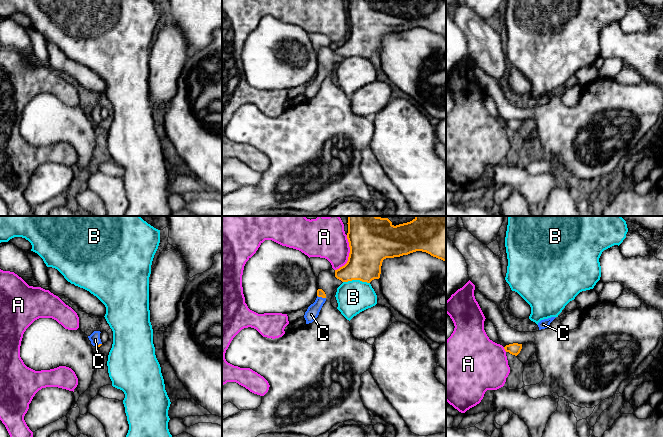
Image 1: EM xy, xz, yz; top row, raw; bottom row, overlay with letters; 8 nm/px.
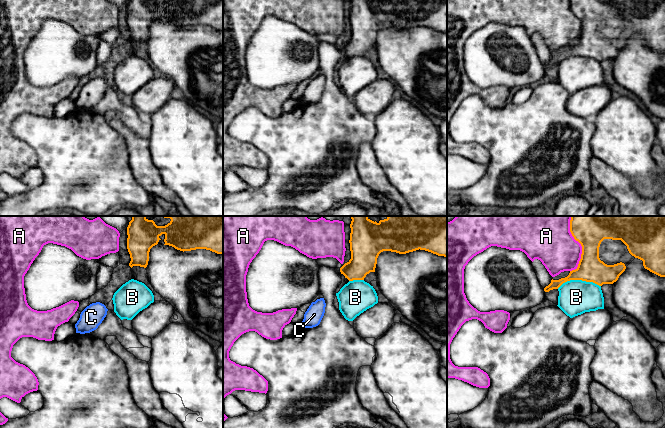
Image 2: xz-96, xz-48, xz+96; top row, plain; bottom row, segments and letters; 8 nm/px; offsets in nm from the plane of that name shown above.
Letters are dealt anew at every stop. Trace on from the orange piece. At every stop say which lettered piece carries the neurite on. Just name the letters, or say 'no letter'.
C

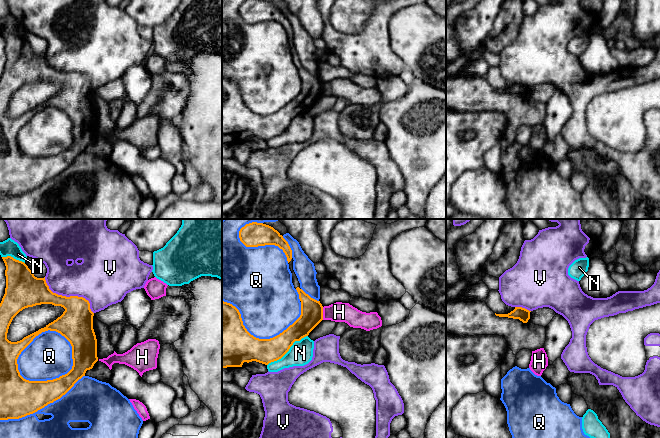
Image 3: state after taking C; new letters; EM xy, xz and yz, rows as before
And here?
no letter

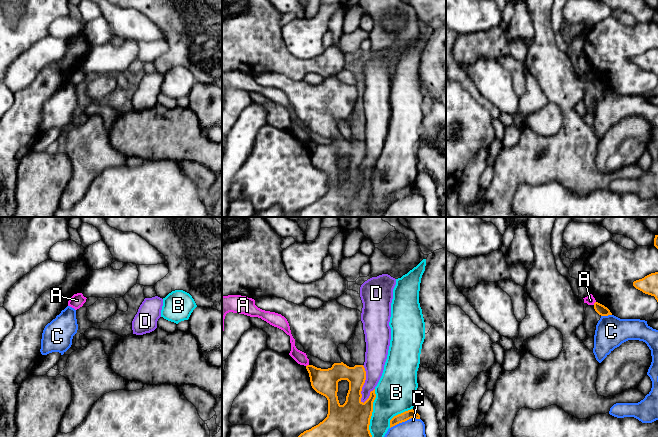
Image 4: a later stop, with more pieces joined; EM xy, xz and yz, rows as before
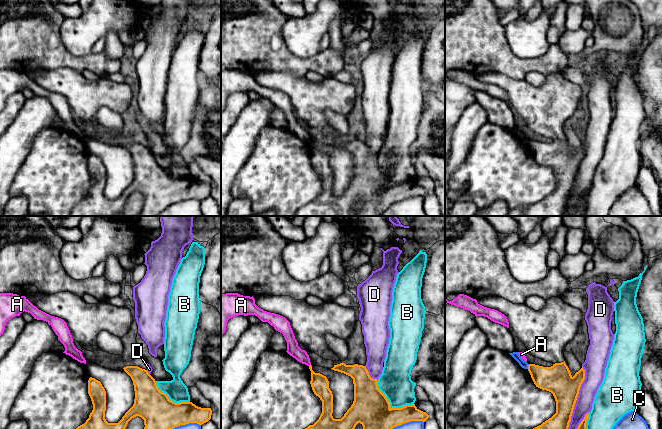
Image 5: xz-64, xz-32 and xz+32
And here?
no letter

